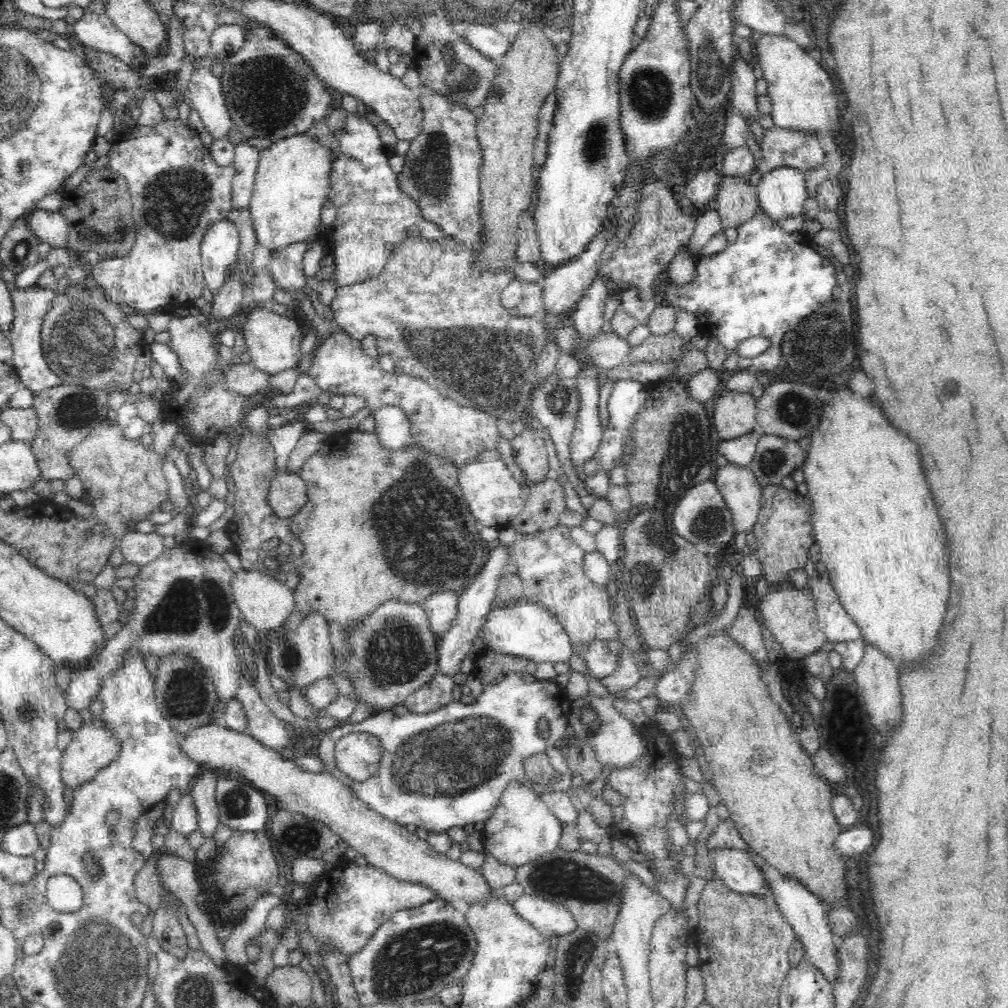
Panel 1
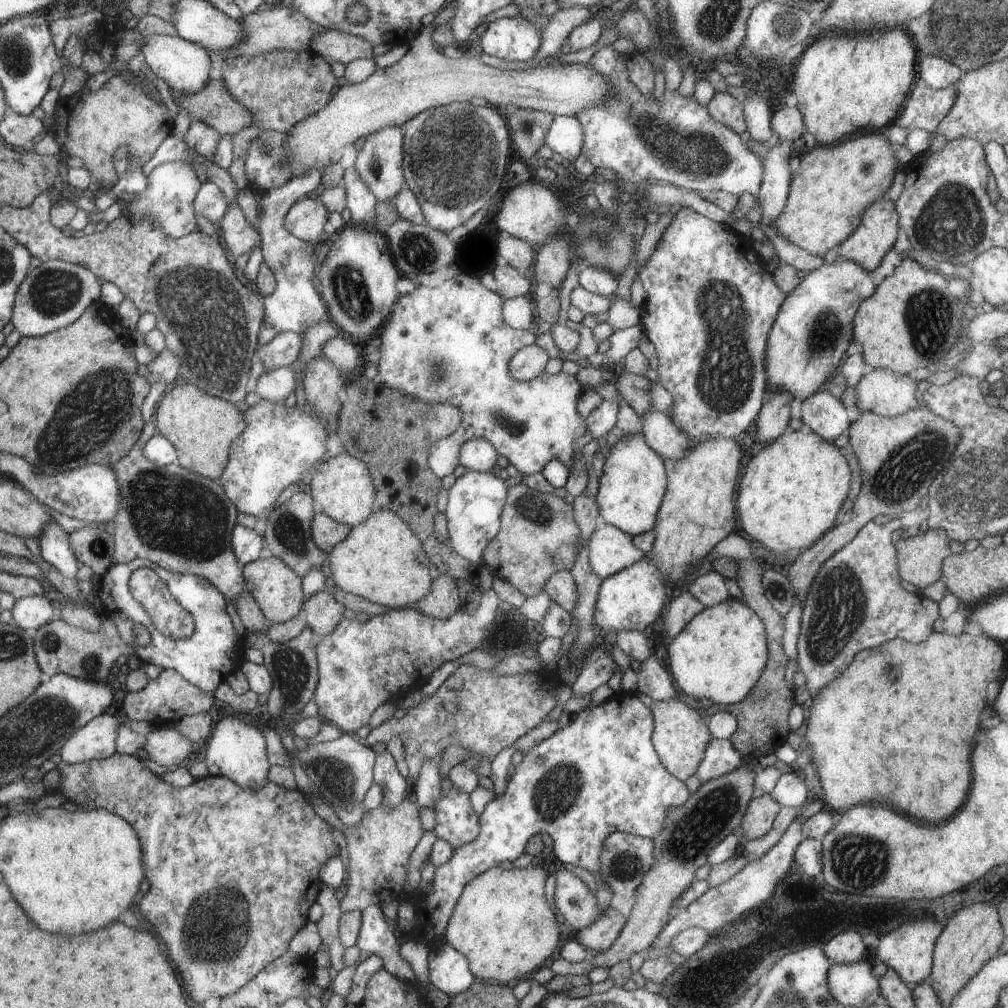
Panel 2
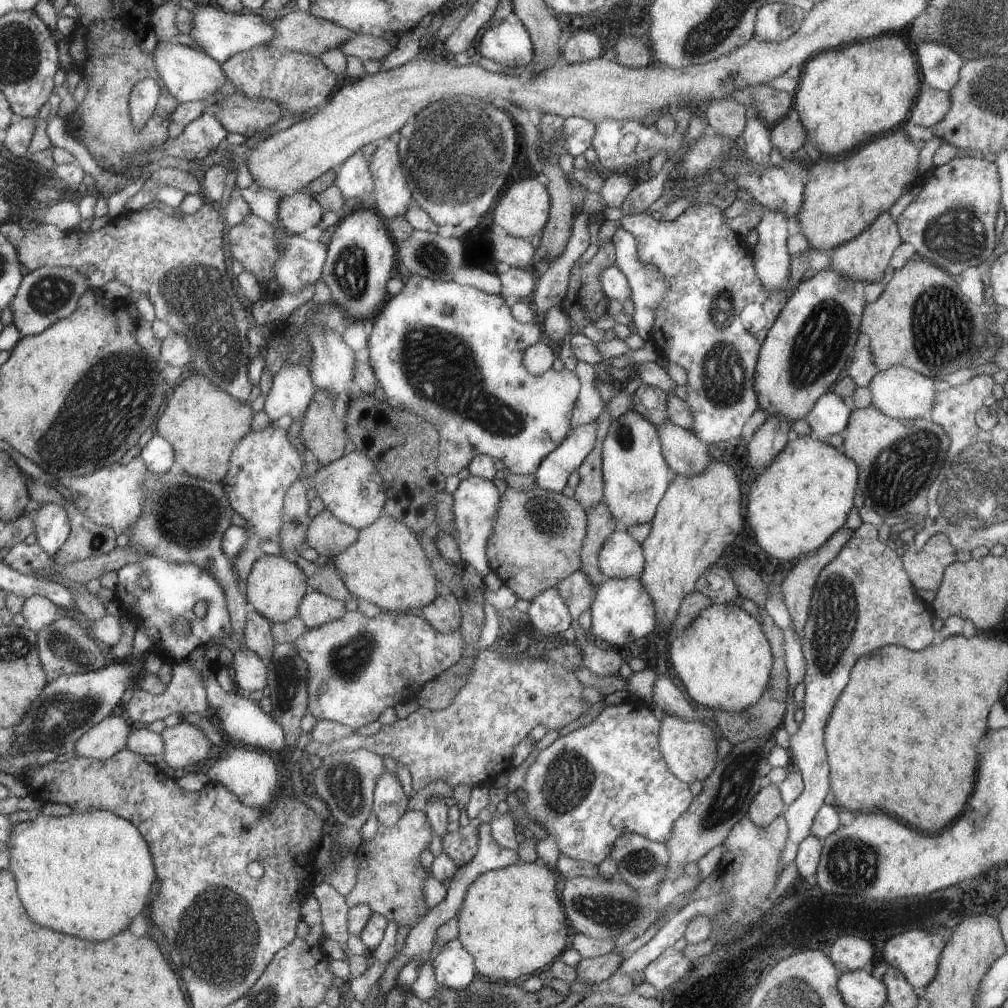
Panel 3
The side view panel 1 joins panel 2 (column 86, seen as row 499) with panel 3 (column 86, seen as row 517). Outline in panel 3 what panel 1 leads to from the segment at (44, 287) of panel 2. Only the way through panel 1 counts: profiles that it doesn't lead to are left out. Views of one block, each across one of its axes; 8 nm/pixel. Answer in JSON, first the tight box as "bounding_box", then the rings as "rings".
{"bounding_box":[11,265,90,337],"rings":[[[44,265],[23,276],[11,310],[19,337],[35,336],[51,328],[56,322],[68,318],[78,307],[80,298],[90,289],[88,278],[69,267]]]}

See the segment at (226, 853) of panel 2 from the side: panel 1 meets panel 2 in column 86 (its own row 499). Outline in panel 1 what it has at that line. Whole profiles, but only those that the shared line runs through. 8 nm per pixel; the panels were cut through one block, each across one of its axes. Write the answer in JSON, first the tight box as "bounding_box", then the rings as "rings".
{"bounding_box":[752,485,815,585],"rings":[[[767,485],[763,486],[761,506],[752,531],[756,535],[756,545],[752,551],[758,556],[763,576],[768,582],[775,585],[787,583],[790,571],[806,567],[810,548],[815,542],[811,501],[796,490],[791,491],[781,485]]]}

